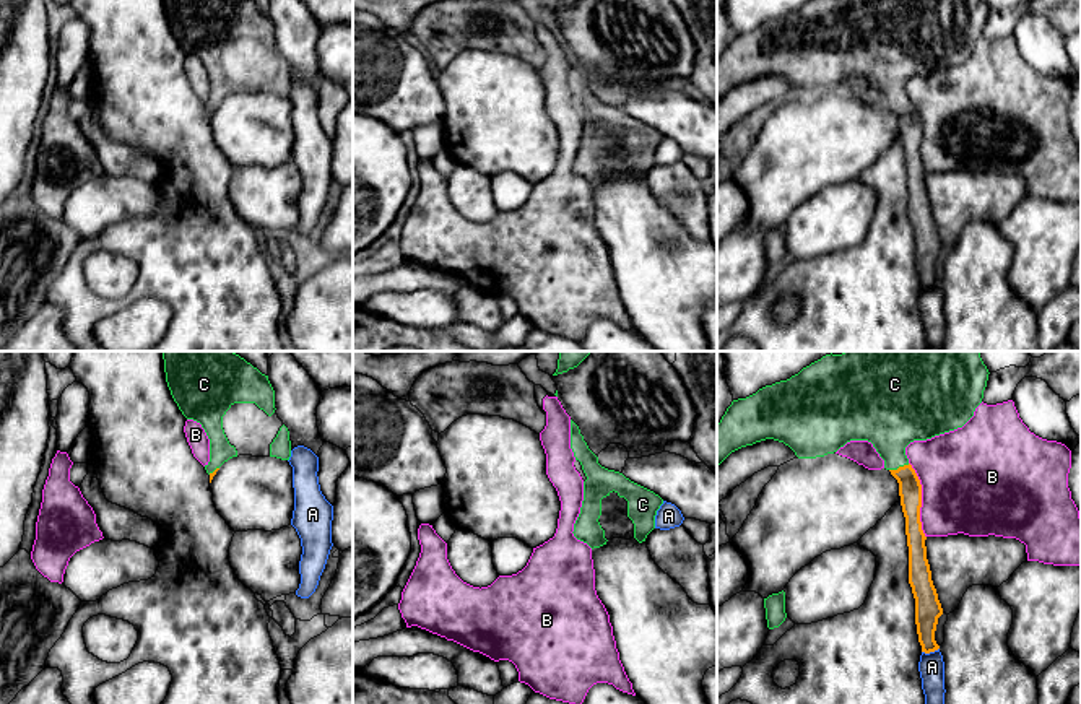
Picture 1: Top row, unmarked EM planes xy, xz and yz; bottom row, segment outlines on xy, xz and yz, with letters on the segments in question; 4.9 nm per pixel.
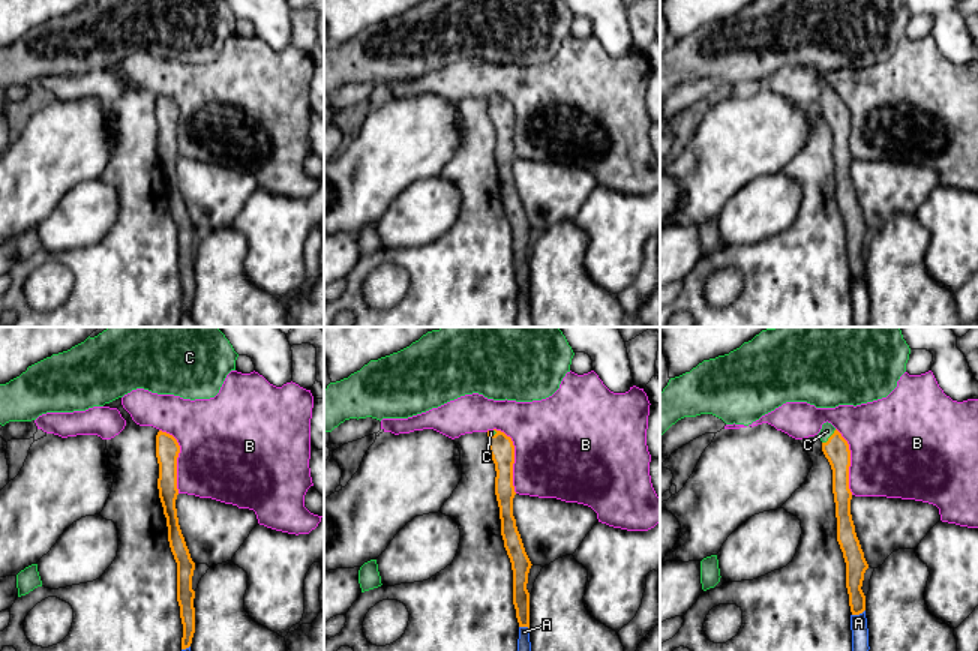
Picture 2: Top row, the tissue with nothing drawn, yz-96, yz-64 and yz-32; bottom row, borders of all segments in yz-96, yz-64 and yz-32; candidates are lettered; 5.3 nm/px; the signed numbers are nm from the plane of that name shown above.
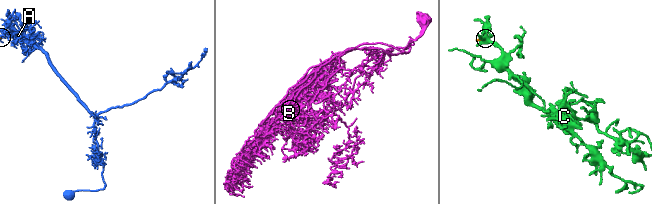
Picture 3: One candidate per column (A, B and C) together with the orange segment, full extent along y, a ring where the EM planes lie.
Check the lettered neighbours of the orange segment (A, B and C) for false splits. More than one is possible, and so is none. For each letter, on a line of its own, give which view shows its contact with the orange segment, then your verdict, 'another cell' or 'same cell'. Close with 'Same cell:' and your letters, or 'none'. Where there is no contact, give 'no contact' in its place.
A: contact in yz; another cell
B: contact in yz; another cell
C: contact in yz; same cell
Same cell: C

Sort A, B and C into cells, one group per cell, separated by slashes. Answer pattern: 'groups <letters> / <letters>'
groups A / B / C

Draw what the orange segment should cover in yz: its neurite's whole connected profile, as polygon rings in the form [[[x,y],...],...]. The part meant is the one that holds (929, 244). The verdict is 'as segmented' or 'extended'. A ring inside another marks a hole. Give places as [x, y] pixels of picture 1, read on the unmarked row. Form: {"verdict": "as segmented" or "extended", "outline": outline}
{"verdict": "extended", "outline": [[[810,0],[787,16],[732,37],[717,60],[717,102],[732,88],[766,75],[784,78],[798,94],[834,89],[850,76],[871,78],[899,119],[918,278],[922,288],[935,288],[940,285],[935,267],[943,244],[931,216],[920,158],[922,120],[905,83],[962,63],[982,39],[988,10],[985,0]]]}

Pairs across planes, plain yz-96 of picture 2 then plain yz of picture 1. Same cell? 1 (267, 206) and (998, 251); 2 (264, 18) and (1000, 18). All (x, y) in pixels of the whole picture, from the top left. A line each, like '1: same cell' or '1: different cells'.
1: different cells
2: different cells

